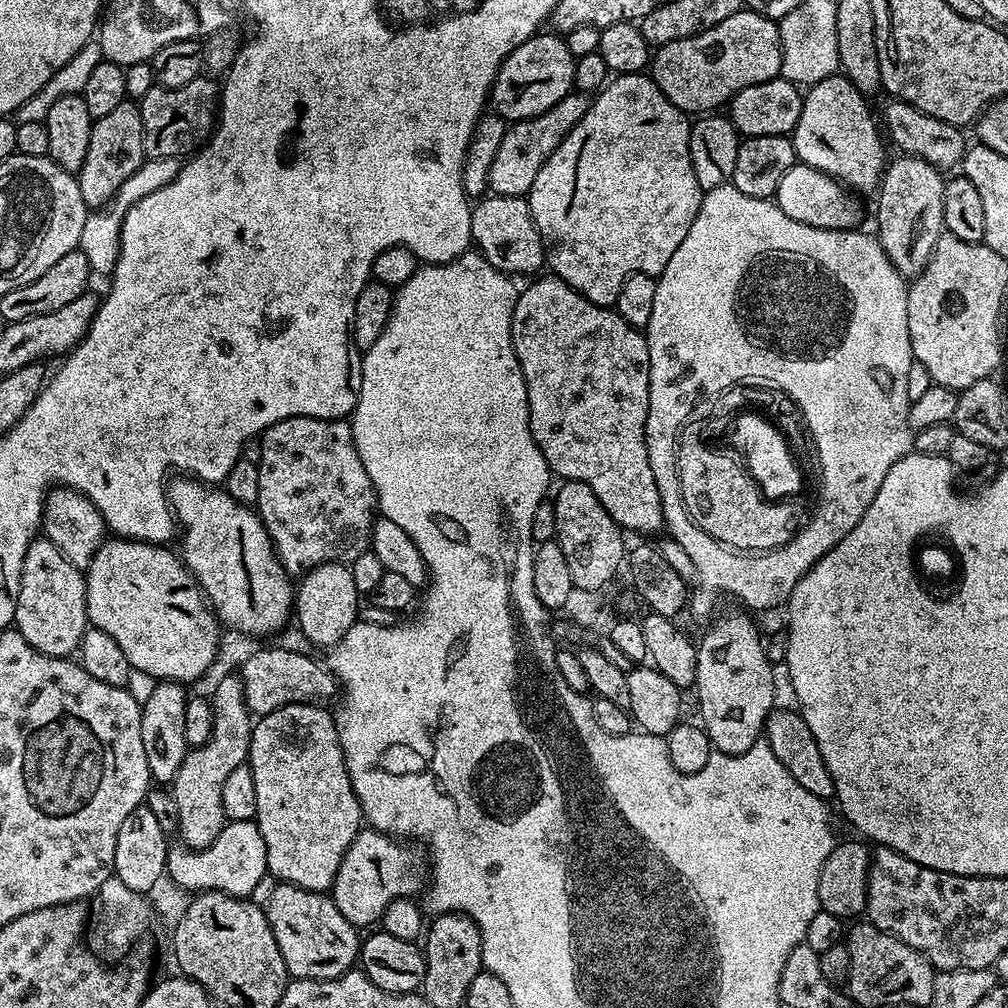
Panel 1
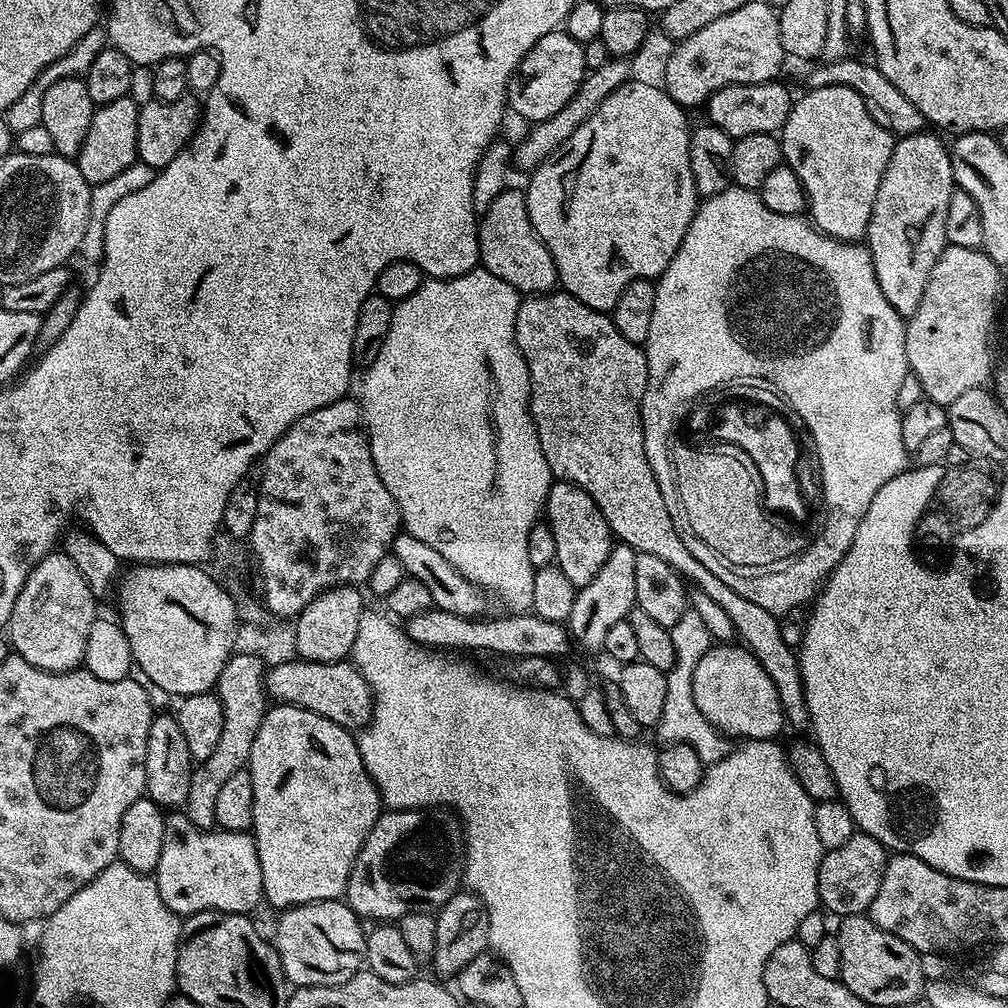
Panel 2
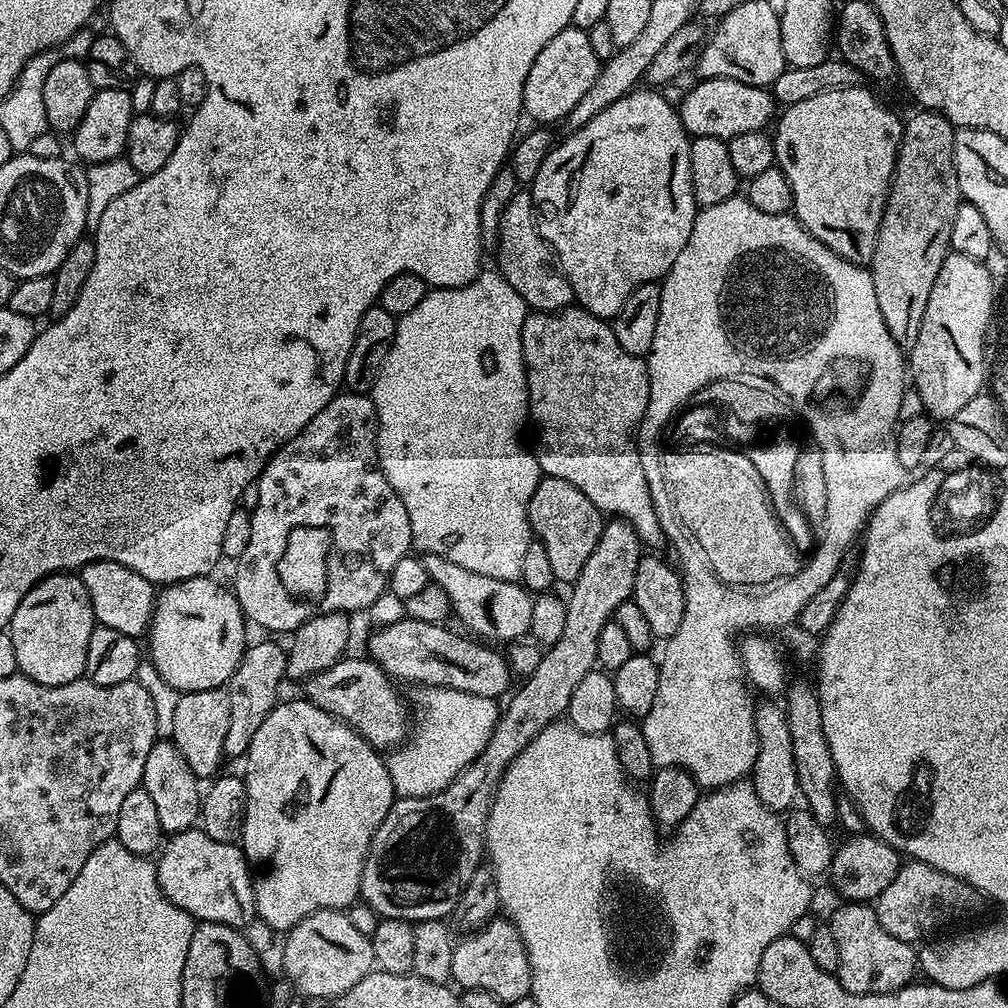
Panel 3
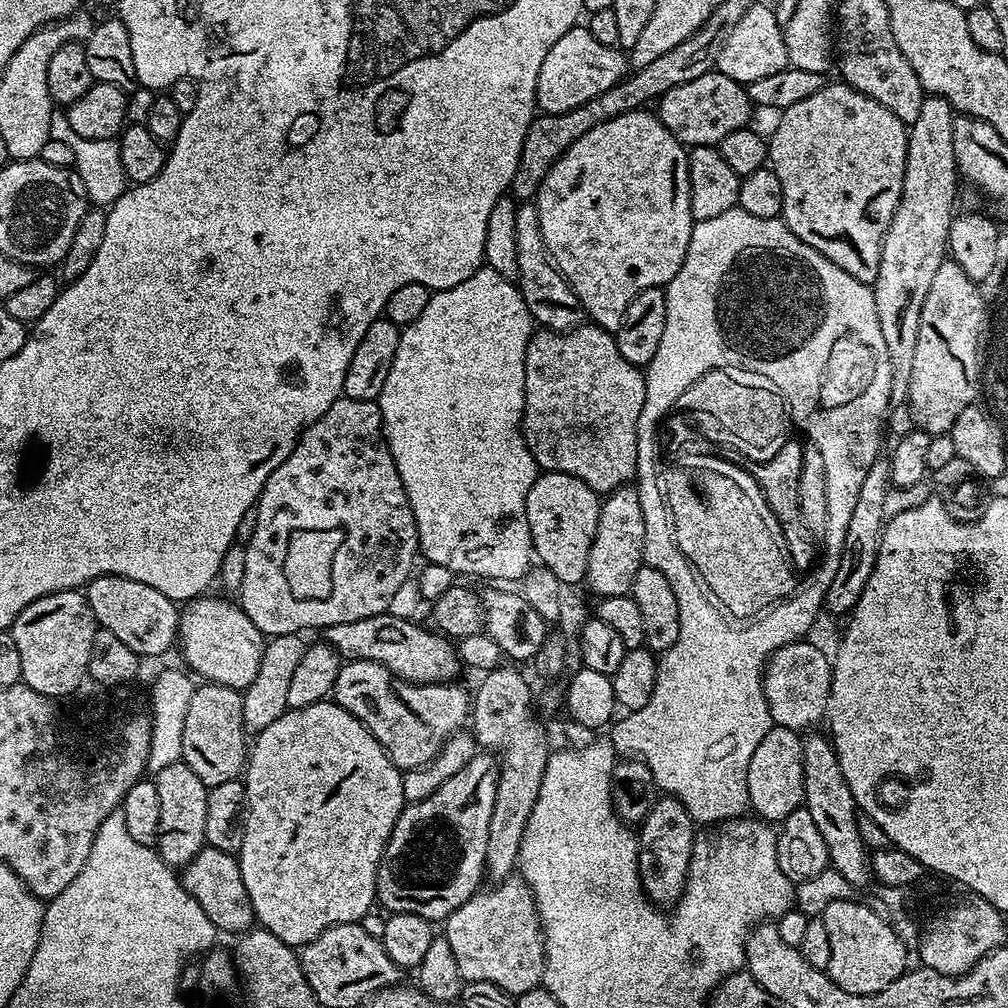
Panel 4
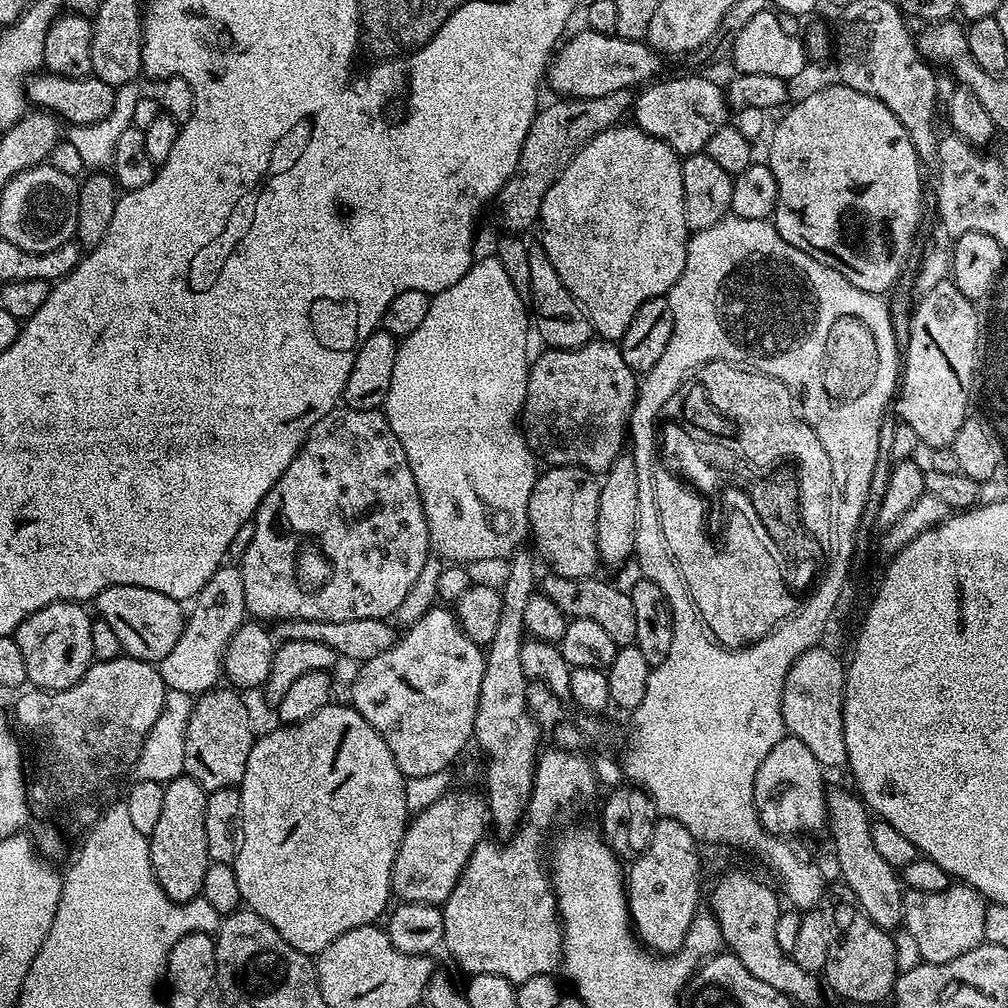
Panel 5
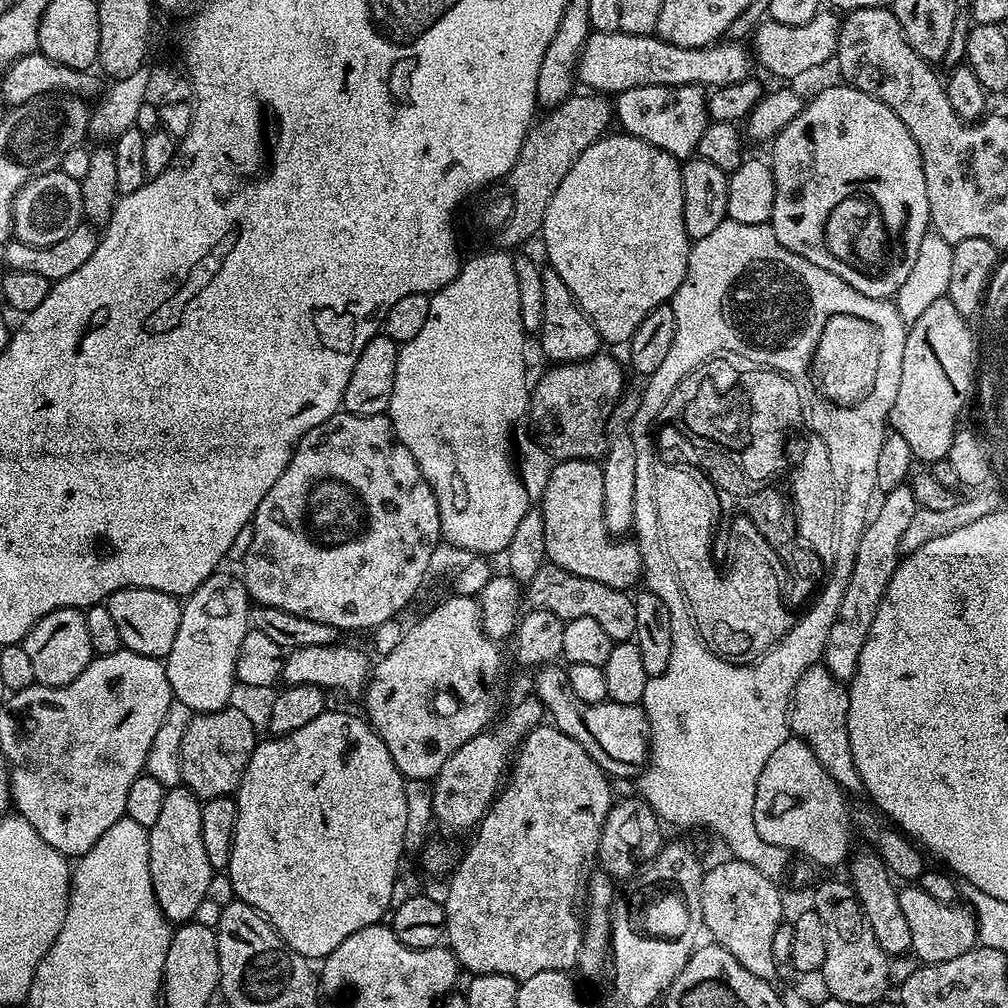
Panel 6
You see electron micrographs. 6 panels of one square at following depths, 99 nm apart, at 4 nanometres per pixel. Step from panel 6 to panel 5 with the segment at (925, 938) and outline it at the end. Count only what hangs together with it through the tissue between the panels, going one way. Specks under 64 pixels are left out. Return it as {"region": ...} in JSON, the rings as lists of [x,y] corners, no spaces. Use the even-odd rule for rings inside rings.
{"region":[[[952,882],[938,894],[911,890],[904,893],[903,931],[908,931],[912,944],[925,964],[941,964],[966,954],[966,950],[985,943],[986,901],[979,892],[963,882]]]}

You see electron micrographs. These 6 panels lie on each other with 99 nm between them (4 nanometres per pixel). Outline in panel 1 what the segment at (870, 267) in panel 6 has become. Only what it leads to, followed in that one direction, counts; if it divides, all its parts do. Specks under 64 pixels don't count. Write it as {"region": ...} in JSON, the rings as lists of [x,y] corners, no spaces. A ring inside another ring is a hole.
{"region":[[[843,74],[826,77],[803,93],[802,114],[790,139],[797,161],[822,170],[856,194],[875,193],[886,167],[885,137],[881,125],[868,109],[865,93],[856,89]]]}

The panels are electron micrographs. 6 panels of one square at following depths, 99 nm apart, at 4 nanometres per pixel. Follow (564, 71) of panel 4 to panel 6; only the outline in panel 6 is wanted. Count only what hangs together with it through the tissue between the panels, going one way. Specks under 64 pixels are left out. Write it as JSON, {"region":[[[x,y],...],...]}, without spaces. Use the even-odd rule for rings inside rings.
{"region":[[[592,32],[588,37],[587,43],[584,44],[583,54],[580,56],[580,62],[578,65],[578,80],[581,85],[585,84],[585,89],[591,90],[596,94],[619,94],[630,90],[631,88],[641,88],[642,86],[682,86],[683,84],[698,84],[701,86],[707,86],[709,89],[721,88],[727,84],[740,83],[743,80],[749,79],[750,73],[748,72],[754,68],[754,60],[750,55],[749,49],[748,52],[743,47],[745,46],[740,42],[713,42],[708,45],[707,48],[683,48],[682,46],[674,46],[670,42],[660,39],[659,36],[653,34],[650,36],[635,36],[634,34],[626,34],[625,32]]]}

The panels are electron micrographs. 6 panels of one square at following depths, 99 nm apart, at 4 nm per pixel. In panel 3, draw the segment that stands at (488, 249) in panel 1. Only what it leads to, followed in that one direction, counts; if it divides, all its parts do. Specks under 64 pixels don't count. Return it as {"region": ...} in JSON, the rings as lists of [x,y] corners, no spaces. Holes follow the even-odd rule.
{"region":[[[517,190],[514,198],[502,214],[500,233],[494,249],[495,267],[501,276],[518,290],[524,303],[534,312],[560,312],[573,303],[574,297],[570,282],[556,262],[556,254],[540,233],[536,219],[536,206],[532,203],[532,193],[528,190]]]}

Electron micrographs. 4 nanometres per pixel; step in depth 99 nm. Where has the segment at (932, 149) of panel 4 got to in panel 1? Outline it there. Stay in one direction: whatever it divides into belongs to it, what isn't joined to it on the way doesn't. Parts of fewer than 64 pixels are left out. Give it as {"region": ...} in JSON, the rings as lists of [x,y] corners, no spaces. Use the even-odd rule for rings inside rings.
{"region":[[[897,155],[897,160],[887,165],[883,177],[878,185],[876,200],[876,228],[880,245],[886,250],[890,262],[905,278],[915,278],[924,266],[932,247],[938,242],[938,238],[945,231],[942,218],[942,194],[944,193],[945,173],[936,168],[930,162],[926,162],[917,156]]]}

